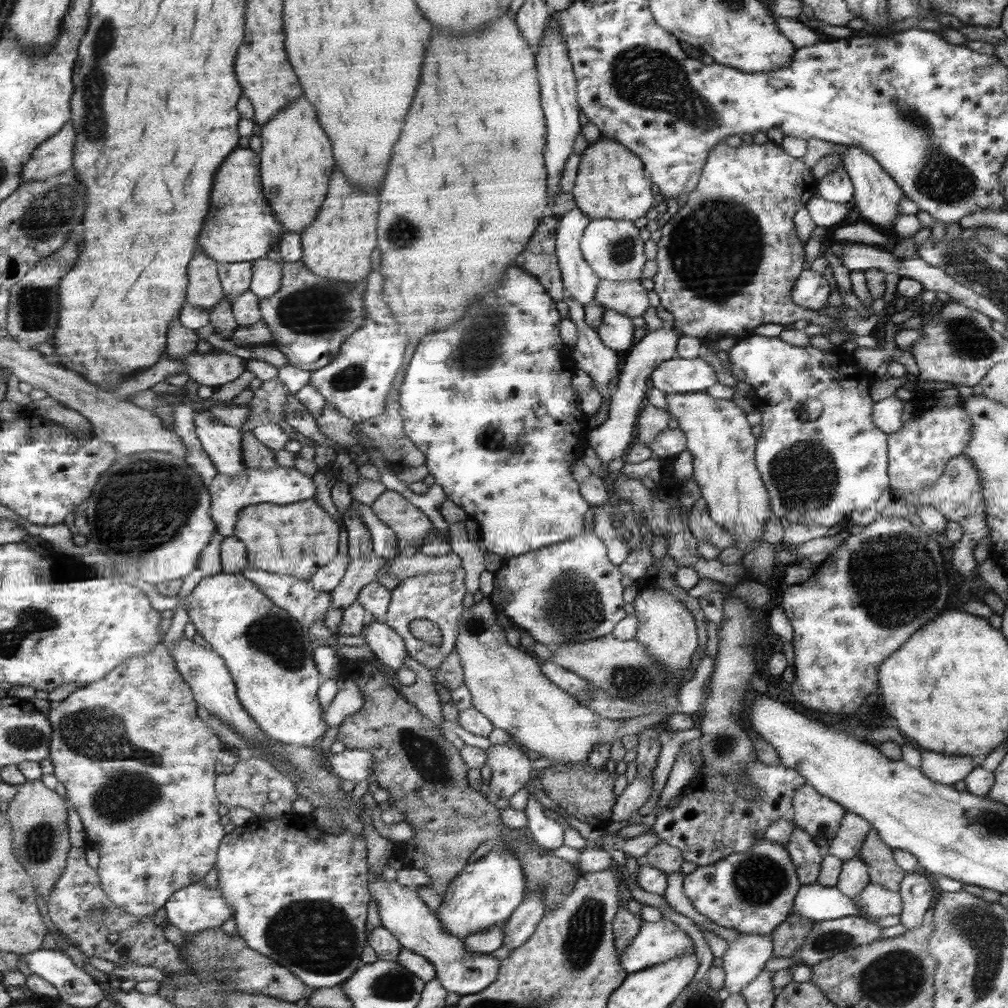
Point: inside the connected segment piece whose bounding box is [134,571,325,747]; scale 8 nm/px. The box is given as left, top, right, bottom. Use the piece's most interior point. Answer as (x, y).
(269, 656)

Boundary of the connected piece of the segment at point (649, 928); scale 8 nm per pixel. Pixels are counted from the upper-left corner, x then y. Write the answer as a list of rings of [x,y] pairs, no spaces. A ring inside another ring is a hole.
[[[662,917],[655,922],[643,922],[638,934],[618,955],[626,974],[633,974],[679,957],[691,949],[691,940],[677,924]]]

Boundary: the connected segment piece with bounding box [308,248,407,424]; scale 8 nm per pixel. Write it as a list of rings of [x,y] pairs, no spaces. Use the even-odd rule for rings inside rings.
[[[373,248],[369,254],[371,272],[366,276],[367,282],[362,296],[365,304],[363,325],[357,328],[347,340],[343,340],[338,355],[323,368],[311,371],[308,384],[321,394],[323,401],[341,416],[353,420],[354,424],[366,422],[370,418],[383,414],[387,393],[391,392],[391,382],[395,372],[400,368],[407,340],[399,332],[397,324],[389,316],[387,305],[381,300],[381,278],[379,278],[380,252]]]

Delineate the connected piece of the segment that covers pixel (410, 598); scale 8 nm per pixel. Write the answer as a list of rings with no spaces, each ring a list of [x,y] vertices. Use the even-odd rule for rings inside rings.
[[[461,565],[453,572],[433,572],[401,579],[397,586],[390,590],[386,618],[383,621],[403,639],[408,656],[429,670],[436,670],[441,661],[454,648],[456,618],[459,613],[463,612],[462,600],[465,592],[464,572]],[[416,618],[425,618],[425,620],[435,622],[441,633],[441,642],[434,645],[413,637],[407,626],[411,620]]]

